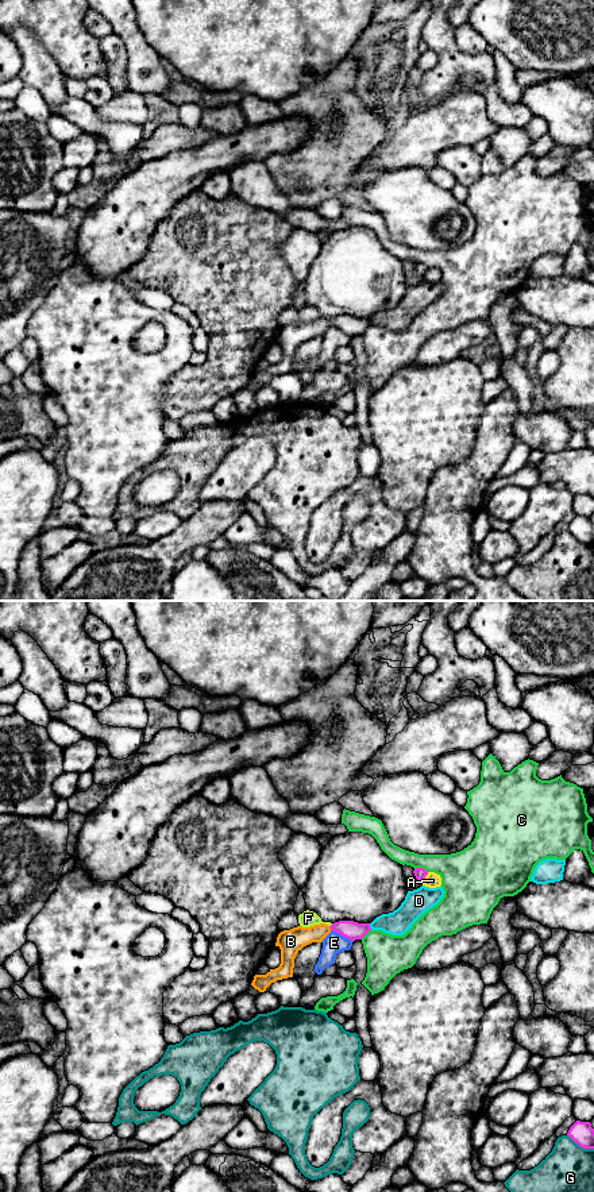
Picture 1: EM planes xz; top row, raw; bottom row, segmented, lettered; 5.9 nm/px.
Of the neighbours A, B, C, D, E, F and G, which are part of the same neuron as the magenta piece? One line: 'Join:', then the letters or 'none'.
Join: B

